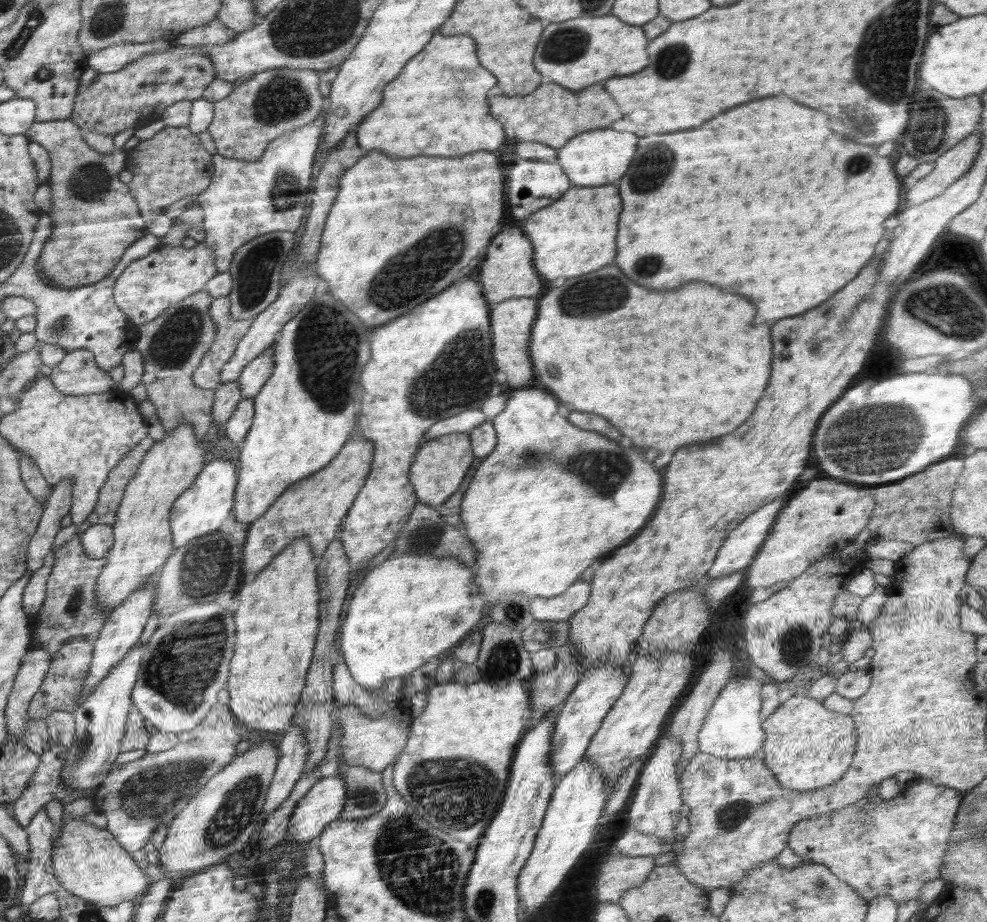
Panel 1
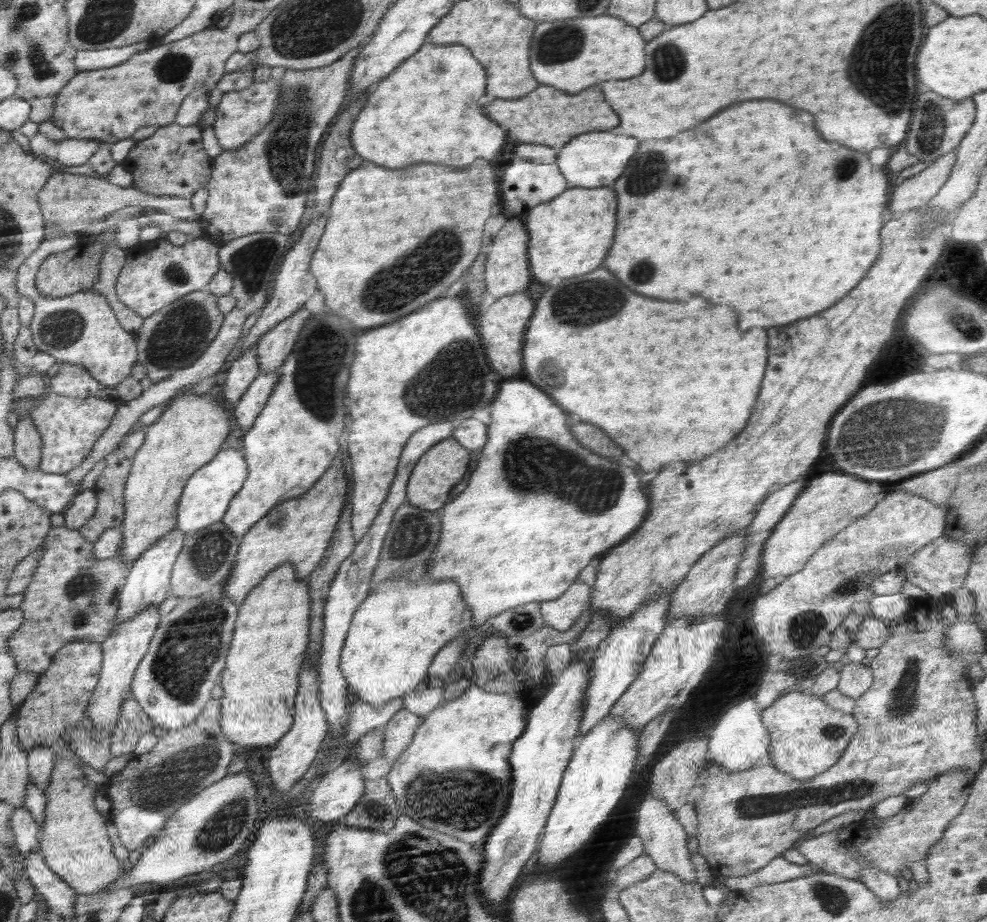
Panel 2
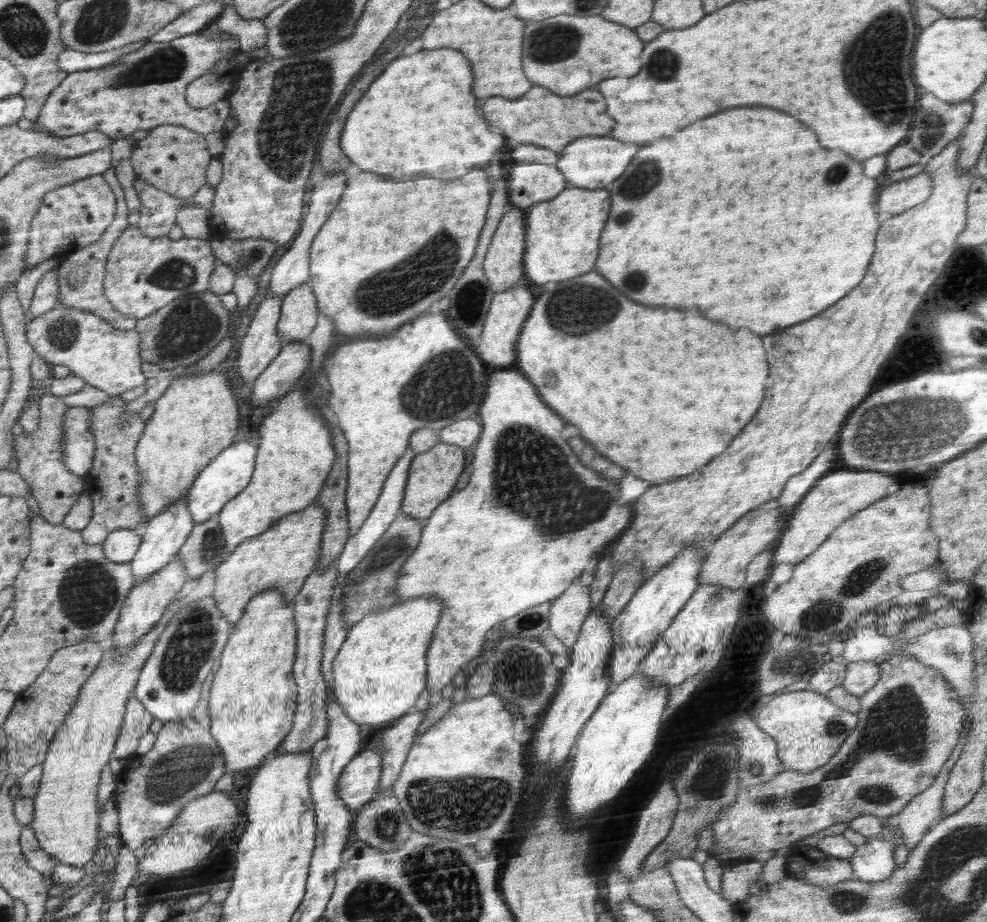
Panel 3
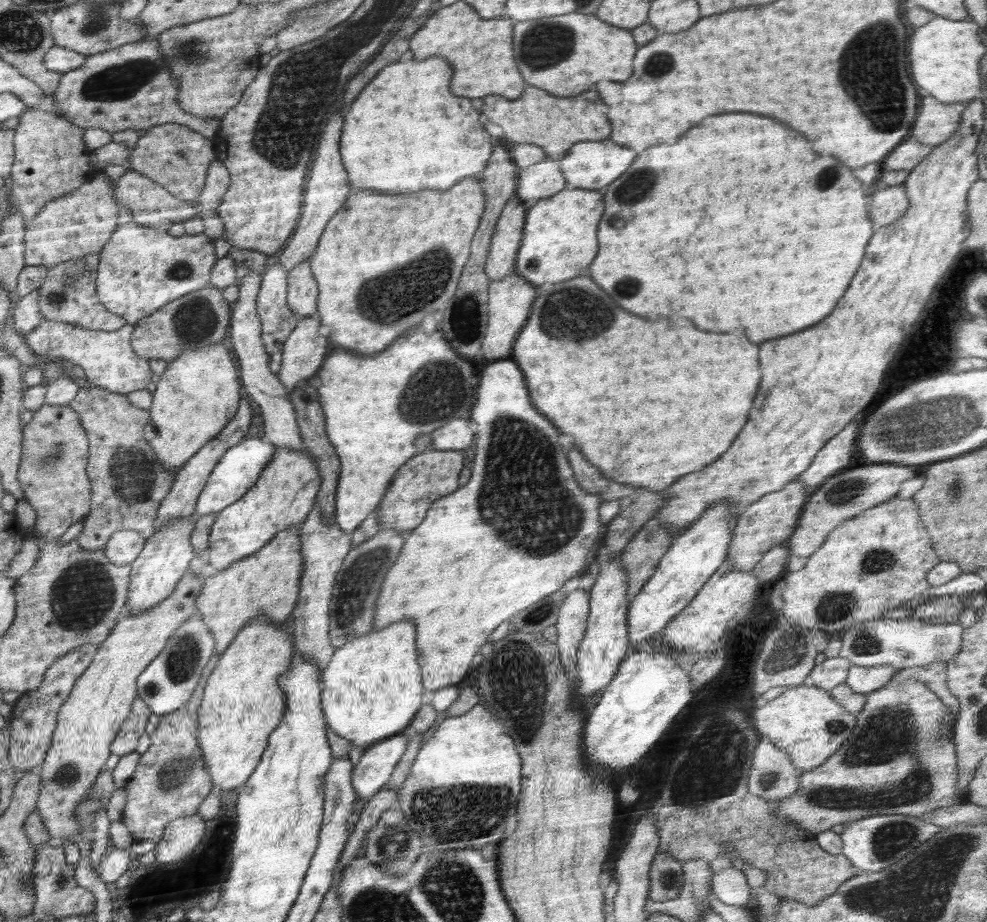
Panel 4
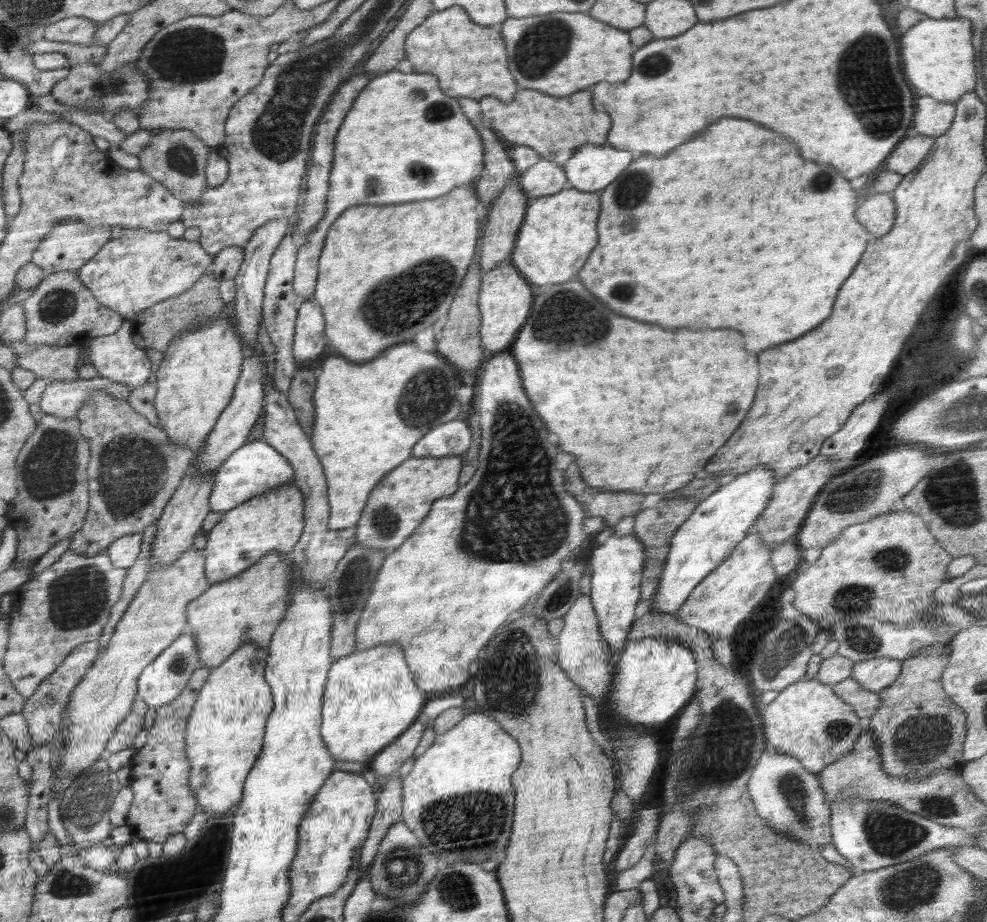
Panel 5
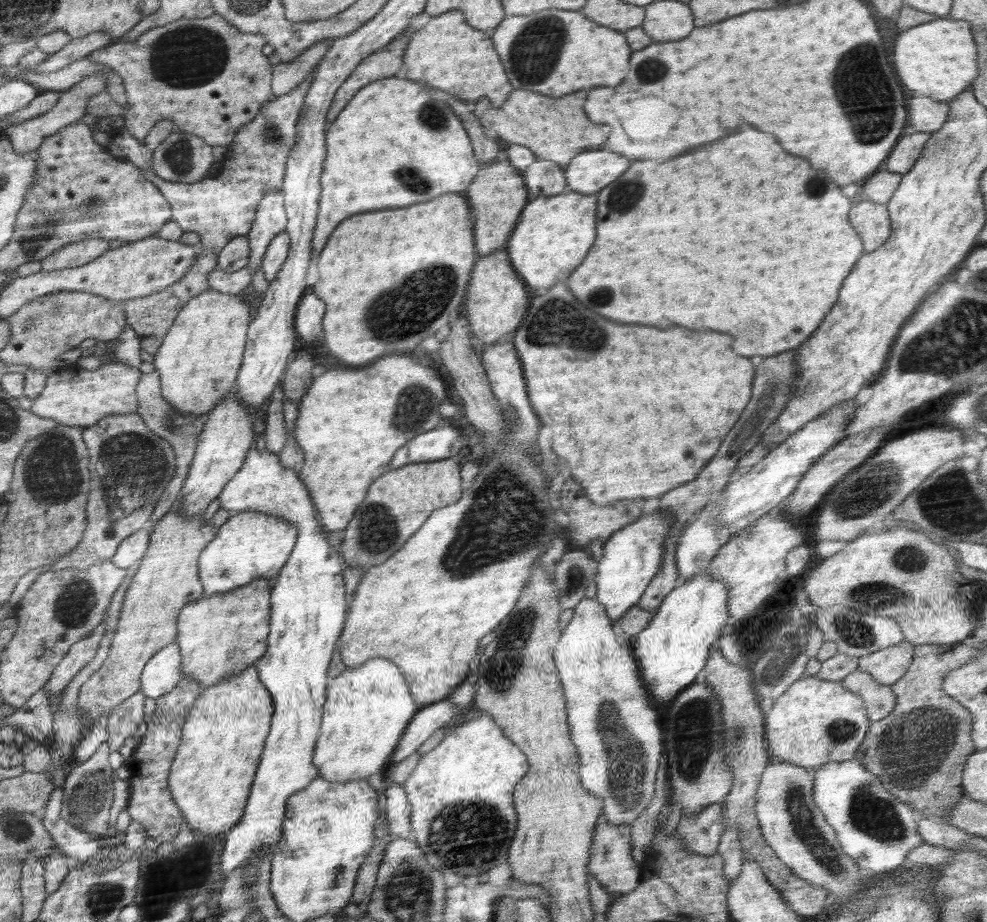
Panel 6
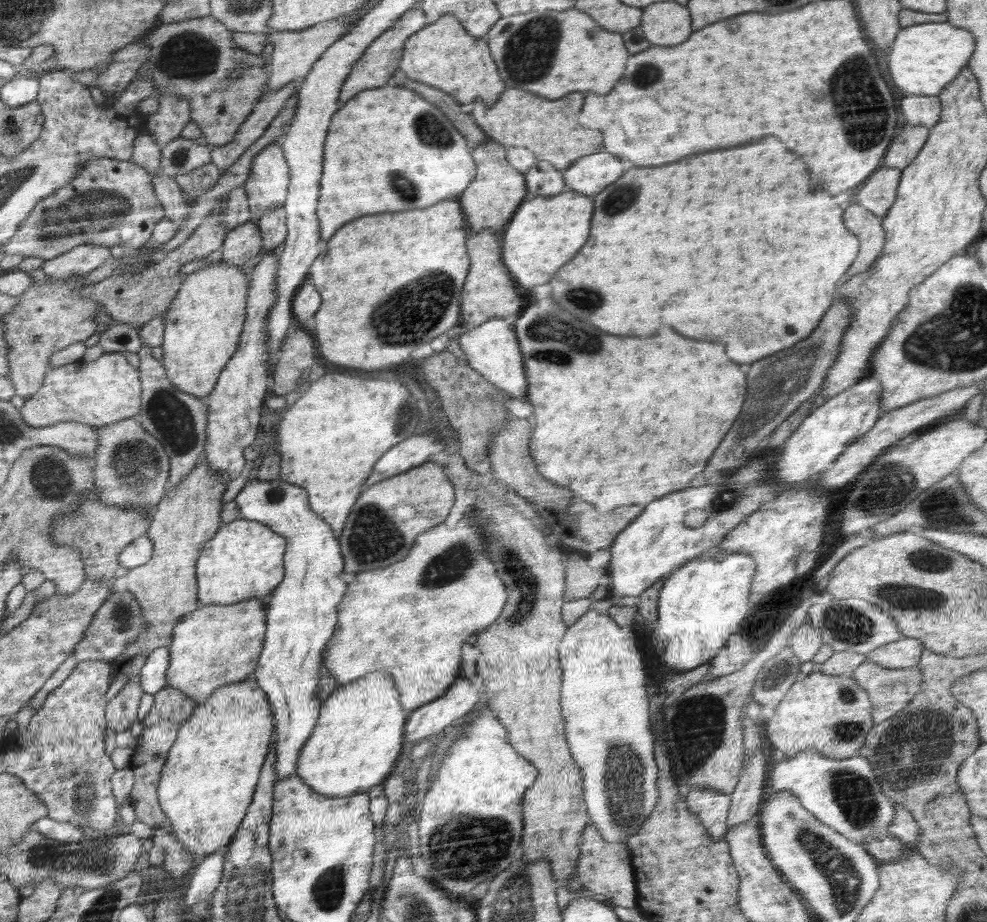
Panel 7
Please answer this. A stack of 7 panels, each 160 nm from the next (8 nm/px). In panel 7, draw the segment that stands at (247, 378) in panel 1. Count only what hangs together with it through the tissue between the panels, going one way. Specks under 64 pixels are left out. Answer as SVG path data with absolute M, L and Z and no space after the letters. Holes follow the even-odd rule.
M385 85L362 91L345 102L332 115L323 151L315 212L322 240L328 240L344 224L360 217L428 208L446 198L458 198L477 173L470 143L456 130L451 120L422 95L400 86Z

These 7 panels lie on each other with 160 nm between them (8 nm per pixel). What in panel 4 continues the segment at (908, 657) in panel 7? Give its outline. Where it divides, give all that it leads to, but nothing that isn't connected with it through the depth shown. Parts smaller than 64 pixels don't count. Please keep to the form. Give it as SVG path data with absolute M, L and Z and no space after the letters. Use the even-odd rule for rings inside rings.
M851 665L845 682L854 692L866 695L882 688L897 671L890 665L867 667Z

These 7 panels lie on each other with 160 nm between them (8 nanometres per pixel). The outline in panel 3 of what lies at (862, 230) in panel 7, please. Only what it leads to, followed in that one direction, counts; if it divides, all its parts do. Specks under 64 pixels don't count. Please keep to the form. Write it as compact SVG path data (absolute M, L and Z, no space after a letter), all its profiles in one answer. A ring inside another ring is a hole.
M919 172L903 181L895 182L884 188L878 196L878 222L886 222L905 210L919 205L930 196L932 181L927 172Z

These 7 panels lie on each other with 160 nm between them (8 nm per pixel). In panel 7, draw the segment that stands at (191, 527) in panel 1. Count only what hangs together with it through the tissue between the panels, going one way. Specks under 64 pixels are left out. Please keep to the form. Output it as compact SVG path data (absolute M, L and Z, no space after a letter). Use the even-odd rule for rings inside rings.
M282 478L263 480L249 479L238 497L234 499L238 504L240 519L255 520L271 527L276 534L287 539L288 546L284 557L287 576L275 588L275 592L268 598L267 643L263 646L263 656L256 666L253 680L259 682L263 690L268 690L268 698L272 698L272 710L276 710L275 724L275 769L276 783L286 777L298 775L300 749L304 746L312 729L316 726L322 699L318 697L318 682L322 678L322 664L328 644L335 637L338 628L338 606L342 602L348 582L345 579L346 562L343 558L342 546L331 529L331 525L324 522L310 507L308 494L299 486L284 482Z

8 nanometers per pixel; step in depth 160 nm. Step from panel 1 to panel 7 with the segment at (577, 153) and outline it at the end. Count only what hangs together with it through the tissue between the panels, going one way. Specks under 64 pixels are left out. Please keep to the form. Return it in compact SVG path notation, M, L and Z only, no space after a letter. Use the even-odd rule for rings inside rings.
M598 152L580 158L563 170L562 174L565 190L576 190L580 194L593 196L608 184L616 182L624 174L624 166L620 158L608 152Z

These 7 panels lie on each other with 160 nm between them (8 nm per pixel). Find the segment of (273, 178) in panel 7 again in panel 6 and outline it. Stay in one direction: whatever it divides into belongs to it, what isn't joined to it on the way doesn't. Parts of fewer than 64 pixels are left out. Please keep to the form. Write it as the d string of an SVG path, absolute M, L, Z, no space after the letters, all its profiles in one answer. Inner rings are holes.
M268 189L263 197L255 222L247 237L250 245L250 256L246 268L253 276L256 268L262 267L263 256L275 236L286 229L287 211L283 193L278 189Z

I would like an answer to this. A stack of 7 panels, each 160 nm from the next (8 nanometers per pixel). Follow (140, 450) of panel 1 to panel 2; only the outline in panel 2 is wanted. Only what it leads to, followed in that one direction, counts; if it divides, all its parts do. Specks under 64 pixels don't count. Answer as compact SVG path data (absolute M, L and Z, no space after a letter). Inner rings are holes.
M129 432L121 444L118 445L110 454L107 454L103 460L106 466L98 477L95 485L91 488L98 496L98 509L94 516L78 531L85 539L95 543L99 540L100 534L105 530L120 527L124 520L124 489L127 481L129 470L131 469L133 458L136 456L138 449L144 444L145 432L131 433Z

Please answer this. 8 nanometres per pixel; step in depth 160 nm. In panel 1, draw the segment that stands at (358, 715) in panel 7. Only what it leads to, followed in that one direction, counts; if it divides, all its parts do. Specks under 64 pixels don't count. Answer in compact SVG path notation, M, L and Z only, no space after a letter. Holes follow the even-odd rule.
M403 552L402 554L384 555L377 561L376 566L368 572L364 577L364 580L359 584L358 588L354 591L350 604L348 604L348 611L346 619L342 627L342 636L340 639L341 654L343 655L344 662L347 663L348 670L351 671L352 678L363 686L366 690L374 690L381 688L386 681L390 681L392 678L403 677L406 679L408 675L415 672L421 666L426 665L431 658L437 657L438 654L442 654L450 647L457 645L471 630L474 630L485 623L482 616L482 608L486 606L487 600L484 596L472 596L476 590L476 584L474 584L474 570L468 568L464 562L458 562L459 556L454 553L447 556L428 556L426 554L408 554Z

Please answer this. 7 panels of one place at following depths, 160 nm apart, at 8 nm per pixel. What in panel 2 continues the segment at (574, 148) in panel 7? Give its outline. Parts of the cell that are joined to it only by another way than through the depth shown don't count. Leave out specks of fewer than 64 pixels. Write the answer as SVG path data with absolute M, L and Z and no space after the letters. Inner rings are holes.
M540 86L528 96L508 100L498 99L482 108L484 108L482 112L488 118L492 118L501 126L506 126L516 136L516 140L546 144L546 146L554 146L558 150L584 132L612 130L620 124L620 118L604 102L598 86L582 90L580 94L564 94L562 90L556 90L552 86ZM550 112L556 112L556 114L550 114ZM500 120L502 120L502 124L500 124Z

